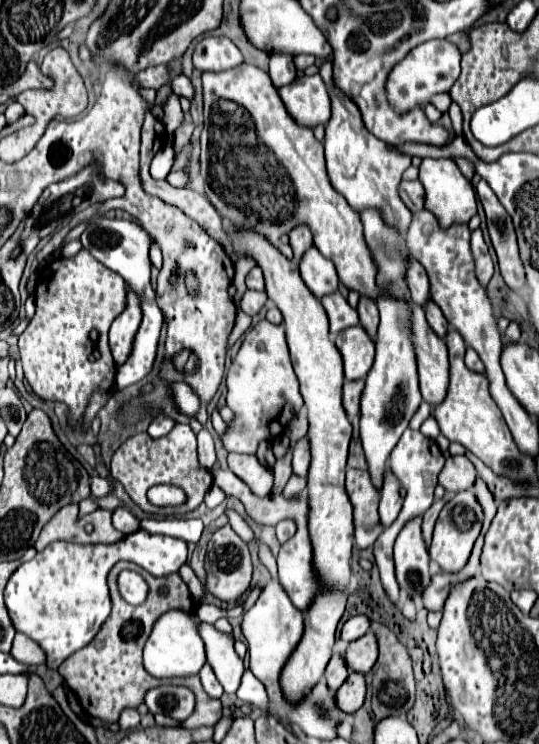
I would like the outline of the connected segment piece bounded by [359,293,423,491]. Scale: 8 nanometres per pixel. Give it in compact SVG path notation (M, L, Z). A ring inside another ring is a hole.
M383 293L381 299L377 301L379 313L381 313L381 323L379 323L379 333L377 333L377 355L375 363L367 375L365 389L363 389L363 399L361 399L361 421L359 421L359 431L361 431L361 445L363 453L367 459L367 471L371 475L371 483L377 487L377 491L383 485L385 471L387 471L387 459L407 429L413 413L421 405L421 395L419 395L419 381L417 381L417 365L415 365L415 353L413 353L413 343L411 343L411 333L407 327L407 307L399 301L395 301L391 295Z

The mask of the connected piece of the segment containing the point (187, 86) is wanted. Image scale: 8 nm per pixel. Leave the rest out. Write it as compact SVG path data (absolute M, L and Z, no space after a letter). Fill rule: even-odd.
M175 75L171 79L171 89L173 89L175 95L183 95L187 99L193 97L193 85L191 85L191 81L185 75Z

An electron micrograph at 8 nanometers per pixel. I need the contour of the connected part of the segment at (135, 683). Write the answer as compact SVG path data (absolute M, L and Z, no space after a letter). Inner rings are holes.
M119 561L115 563L115 567L109 571L107 575L107 585L109 585L109 595L113 601L113 611L107 617L107 621L103 623L103 627L99 629L99 633L95 635L95 639L79 649L77 653L73 653L69 659L65 659L65 663L61 665L59 673L65 679L65 683L71 687L71 691L75 693L79 705L83 707L83 711L95 719L101 719L105 723L105 727L111 727L113 723L119 721L119 715L123 709L127 707L139 707L143 703L143 695L155 687L164 684L184 685L190 688L194 695L195 689L203 689L199 675L192 675L186 678L175 679L153 679L151 675L145 673L143 669L143 645L153 629L155 619L159 619L165 611L171 609L191 609L191 593L187 589L187 585L183 583L183 579L177 573L171 573L167 577L153 577L149 575L145 569L141 569L139 565L131 563L131 561ZM123 569L131 569L135 573L139 573L147 585L149 585L149 595L145 599L143 605L139 607L131 607L127 601L123 601L123 597L119 595L117 589L117 575ZM159 587L167 587L169 595L167 597L159 597Z

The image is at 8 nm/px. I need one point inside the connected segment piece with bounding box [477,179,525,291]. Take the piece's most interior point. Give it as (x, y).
(501, 231)

